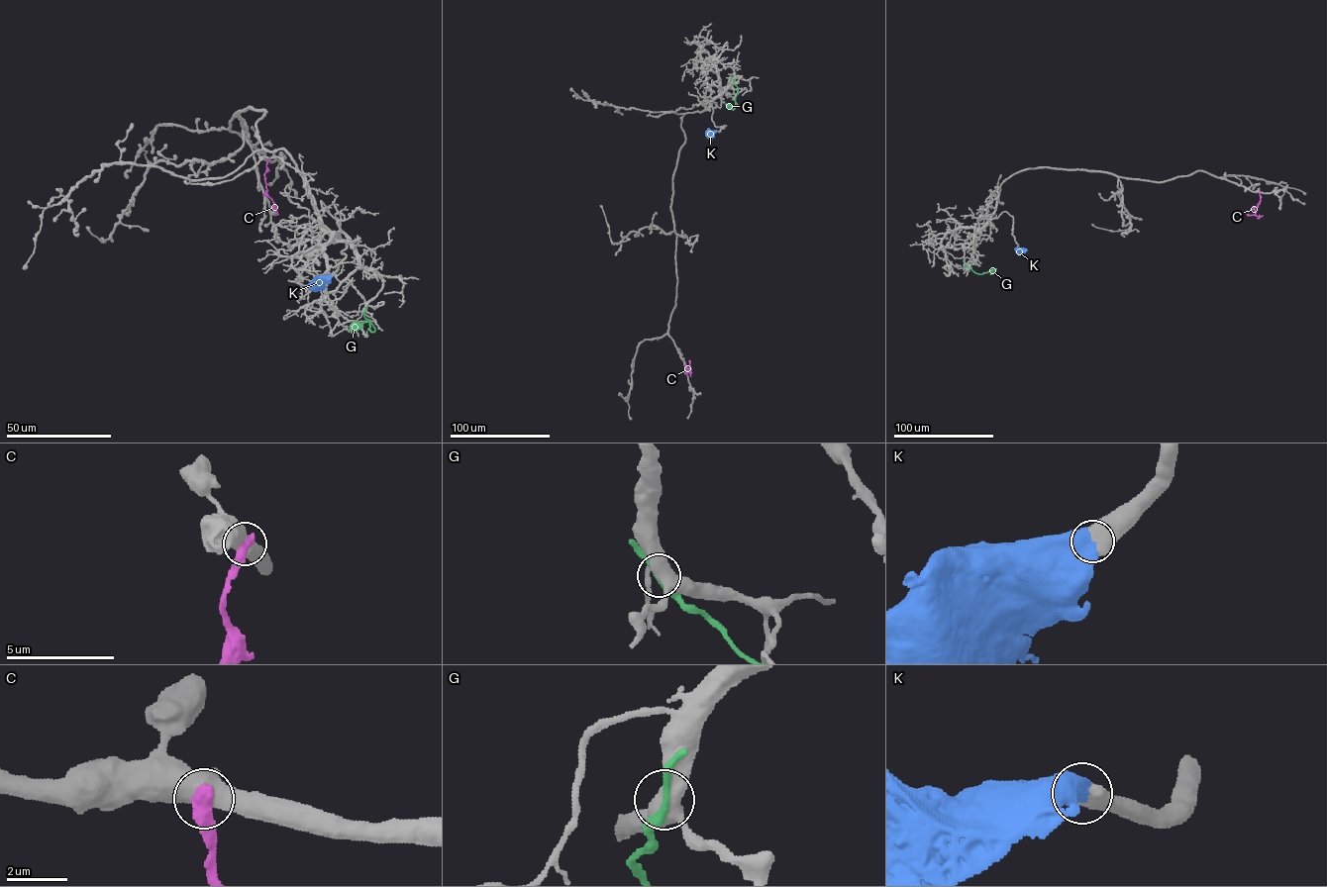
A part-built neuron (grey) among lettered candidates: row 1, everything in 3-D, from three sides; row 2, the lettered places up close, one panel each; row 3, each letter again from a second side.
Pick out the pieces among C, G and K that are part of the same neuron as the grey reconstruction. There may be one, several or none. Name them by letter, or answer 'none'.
K

